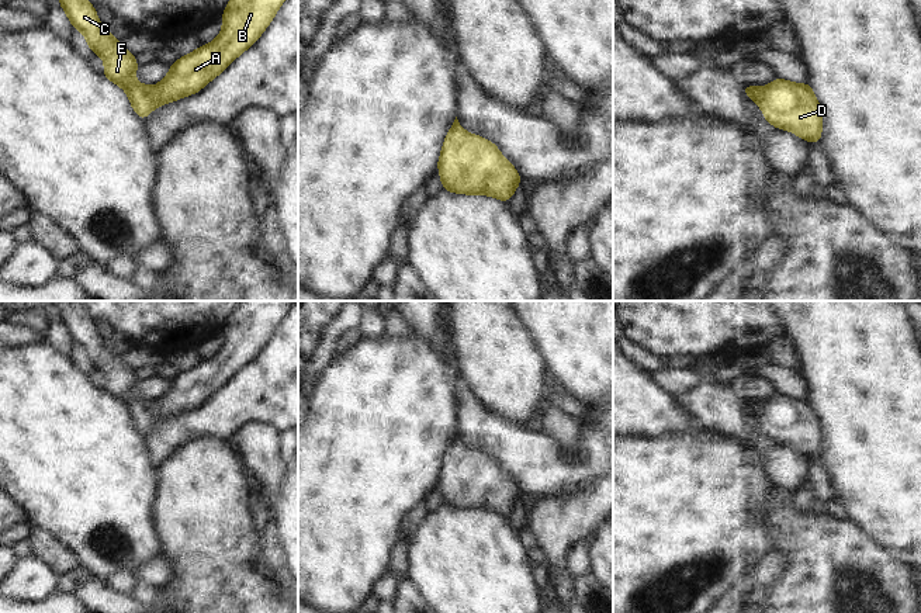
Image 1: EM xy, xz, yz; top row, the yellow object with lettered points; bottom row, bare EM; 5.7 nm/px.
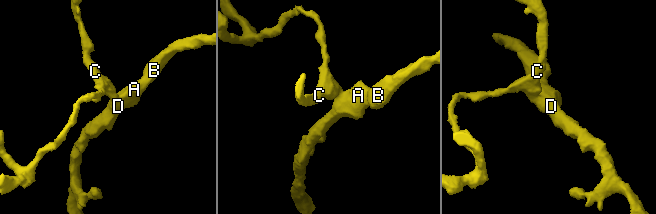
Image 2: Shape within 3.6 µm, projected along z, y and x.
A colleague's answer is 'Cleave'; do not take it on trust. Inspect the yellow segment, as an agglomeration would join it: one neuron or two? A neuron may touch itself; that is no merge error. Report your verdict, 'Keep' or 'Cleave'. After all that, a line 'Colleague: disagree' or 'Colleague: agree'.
Keep
Colleague: disagree

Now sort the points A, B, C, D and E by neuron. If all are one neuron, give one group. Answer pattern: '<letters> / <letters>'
A B C D E

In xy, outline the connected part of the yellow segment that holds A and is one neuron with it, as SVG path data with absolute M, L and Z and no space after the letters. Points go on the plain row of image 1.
M60 301L58 311L72 342L82 346L89 363L105 375L103 389L127 406L134 426L145 437L160 419L194 409L222 388L263 349L290 306L290 301L242 301L224 326L221 349L211 359L179 373L155 402L134 395L139 382L135 370L107 347L82 308Z

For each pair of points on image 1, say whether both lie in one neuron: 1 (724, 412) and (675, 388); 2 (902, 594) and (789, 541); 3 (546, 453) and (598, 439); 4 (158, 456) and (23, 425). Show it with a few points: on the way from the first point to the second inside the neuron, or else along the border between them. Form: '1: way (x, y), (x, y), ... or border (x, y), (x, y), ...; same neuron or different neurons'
1: border (703, 381), (679, 398); different neurons
2: way (873, 571), (851, 565), (834, 565), (817, 549); same neuron
3: way (563, 467), (582, 467), (594, 456); same neuron
4: border (144, 437), (144, 446), (155, 470); different neurons

